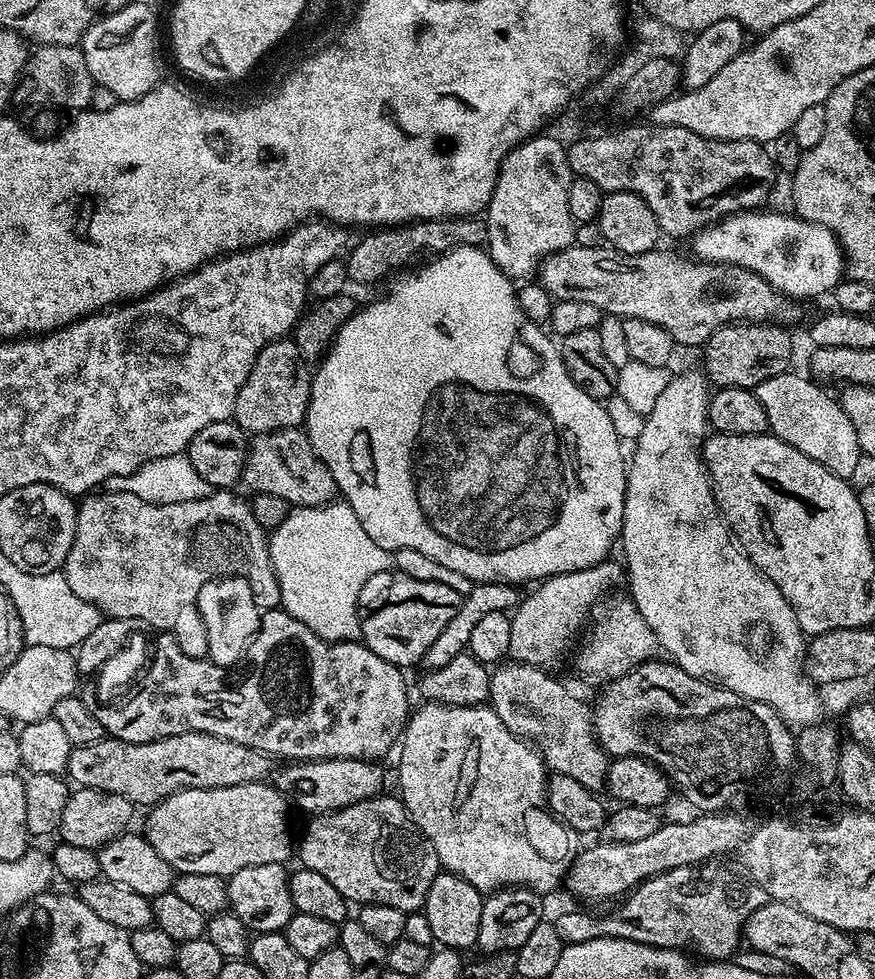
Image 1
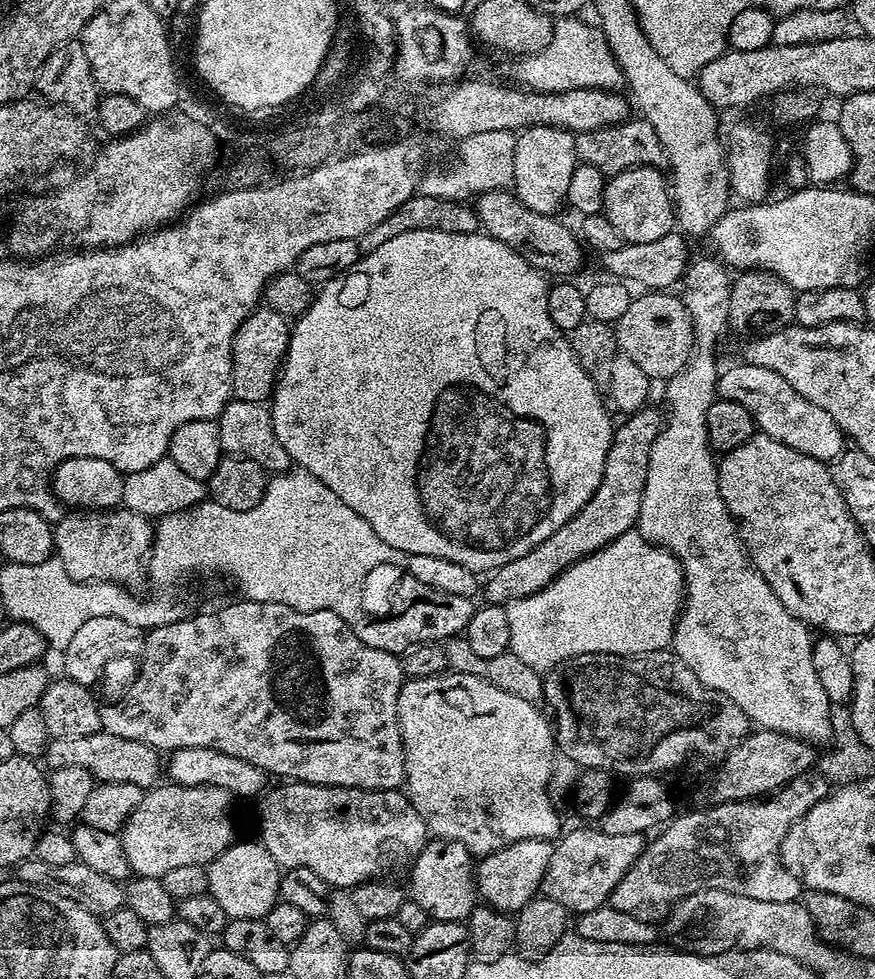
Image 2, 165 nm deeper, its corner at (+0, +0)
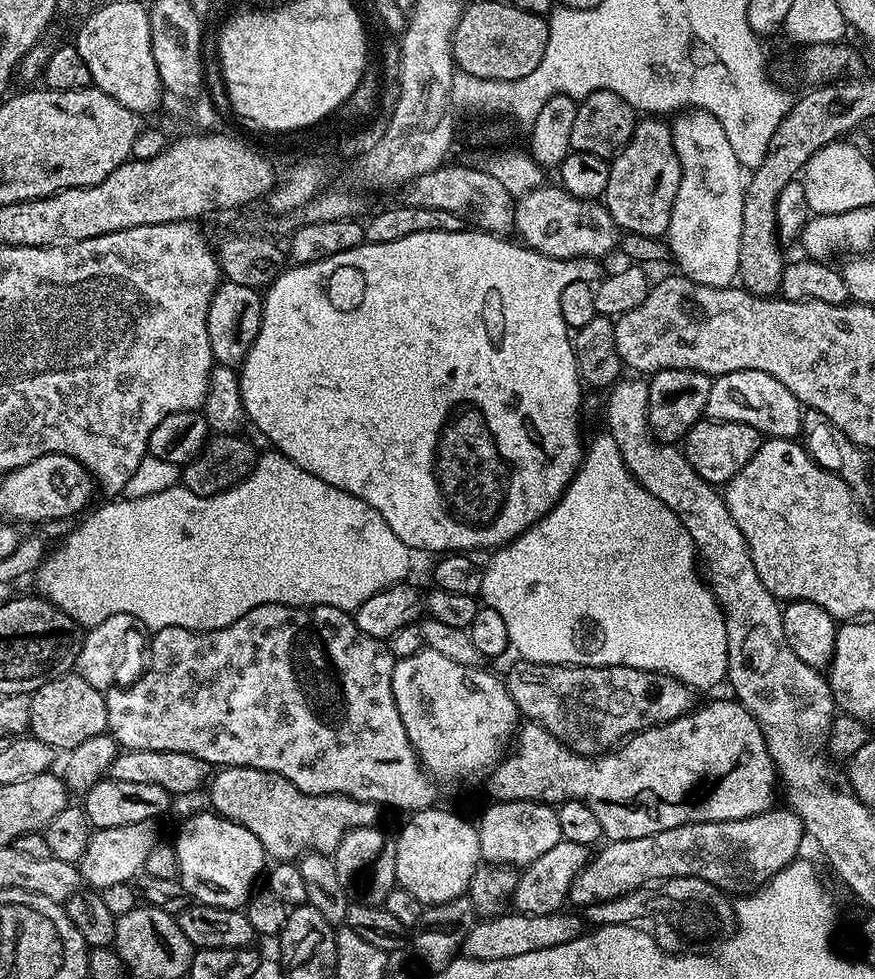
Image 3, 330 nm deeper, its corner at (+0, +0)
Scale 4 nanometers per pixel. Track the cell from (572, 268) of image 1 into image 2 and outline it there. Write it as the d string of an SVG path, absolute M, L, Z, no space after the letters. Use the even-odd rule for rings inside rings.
M511 191L482 193L475 197L474 207L476 217L480 219L480 228L498 242L510 246L510 250L517 252L527 264L534 266L539 272L545 273L549 277L556 276L552 278L572 278L575 277L572 275L583 266L585 249L582 247L577 233L573 229L572 233L562 221L556 220L560 218L557 218L555 215L547 216L546 214L538 214L534 210L530 210Z

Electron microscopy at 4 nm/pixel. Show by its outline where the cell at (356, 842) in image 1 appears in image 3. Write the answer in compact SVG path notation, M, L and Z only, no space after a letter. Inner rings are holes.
M221 767L211 777L207 790L208 800L213 804L209 805L225 820L246 826L246 830L258 838L265 853L276 862L295 861L309 850L335 853L348 829L358 828L362 823L361 801L349 796L311 796L298 790L298 786L286 778L257 768Z

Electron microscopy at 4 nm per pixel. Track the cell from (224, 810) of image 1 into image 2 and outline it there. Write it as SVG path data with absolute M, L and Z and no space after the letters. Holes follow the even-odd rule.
M165 783L145 791L138 810L130 814L119 833L128 867L138 876L159 878L177 866L207 866L234 842L232 816L228 813L234 800L229 792L218 786Z

